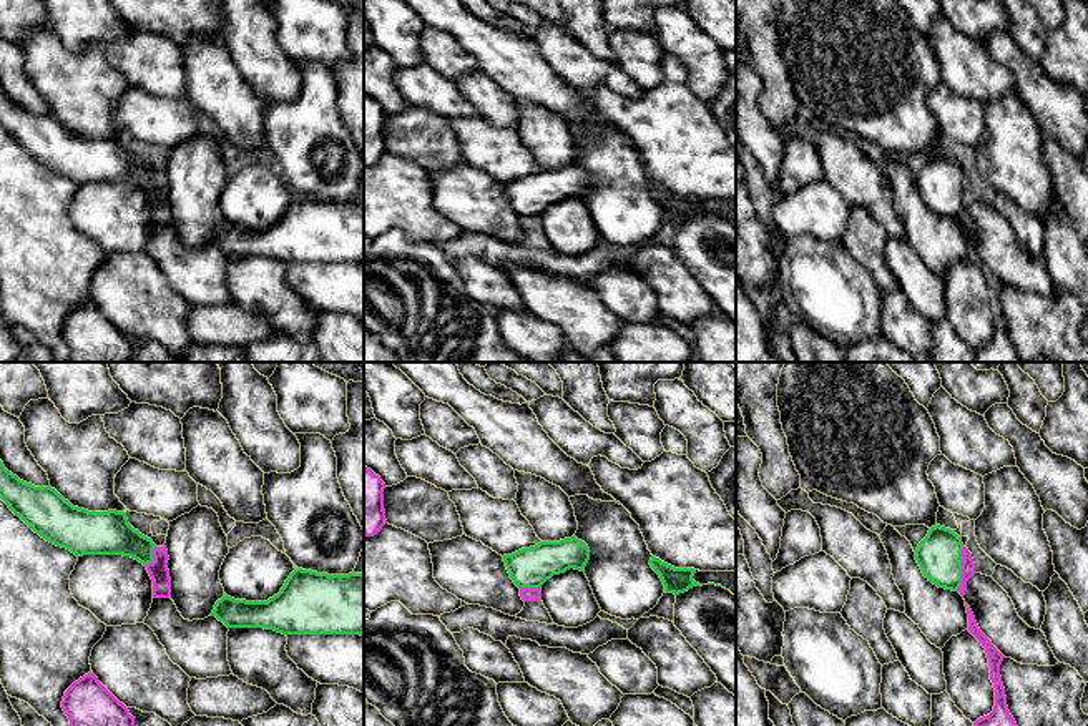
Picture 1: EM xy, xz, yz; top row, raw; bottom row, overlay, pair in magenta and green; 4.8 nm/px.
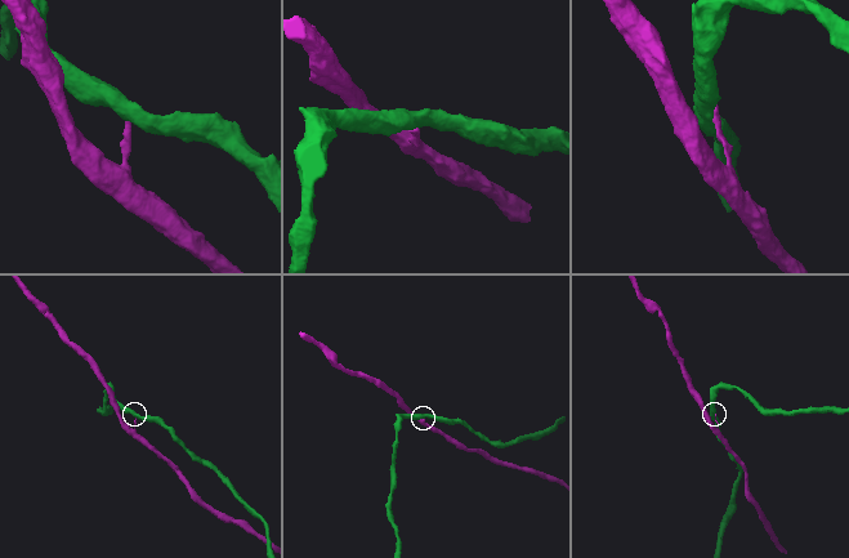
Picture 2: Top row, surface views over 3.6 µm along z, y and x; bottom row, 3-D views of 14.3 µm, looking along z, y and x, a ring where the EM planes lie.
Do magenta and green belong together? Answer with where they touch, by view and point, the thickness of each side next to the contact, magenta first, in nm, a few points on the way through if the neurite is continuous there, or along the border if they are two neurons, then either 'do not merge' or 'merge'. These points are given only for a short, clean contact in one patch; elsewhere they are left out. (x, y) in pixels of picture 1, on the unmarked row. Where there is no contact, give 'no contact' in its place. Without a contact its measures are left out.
meets magenta in yz at (962, 196); 60 nm thick on the magenta side, 220 nm on the other; border along yz (964, 175), (962, 211), (957, 218); do not merge

